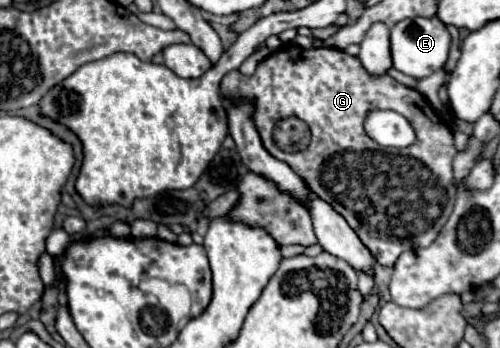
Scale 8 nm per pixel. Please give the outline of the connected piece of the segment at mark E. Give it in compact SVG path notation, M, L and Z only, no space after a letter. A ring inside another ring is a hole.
M437 16L433 18L407 18L397 22L391 28L391 56L393 56L393 66L413 78L425 78L433 74L437 68L441 68L447 62L449 54L449 44L451 36L447 32L447 26L439 22Z

